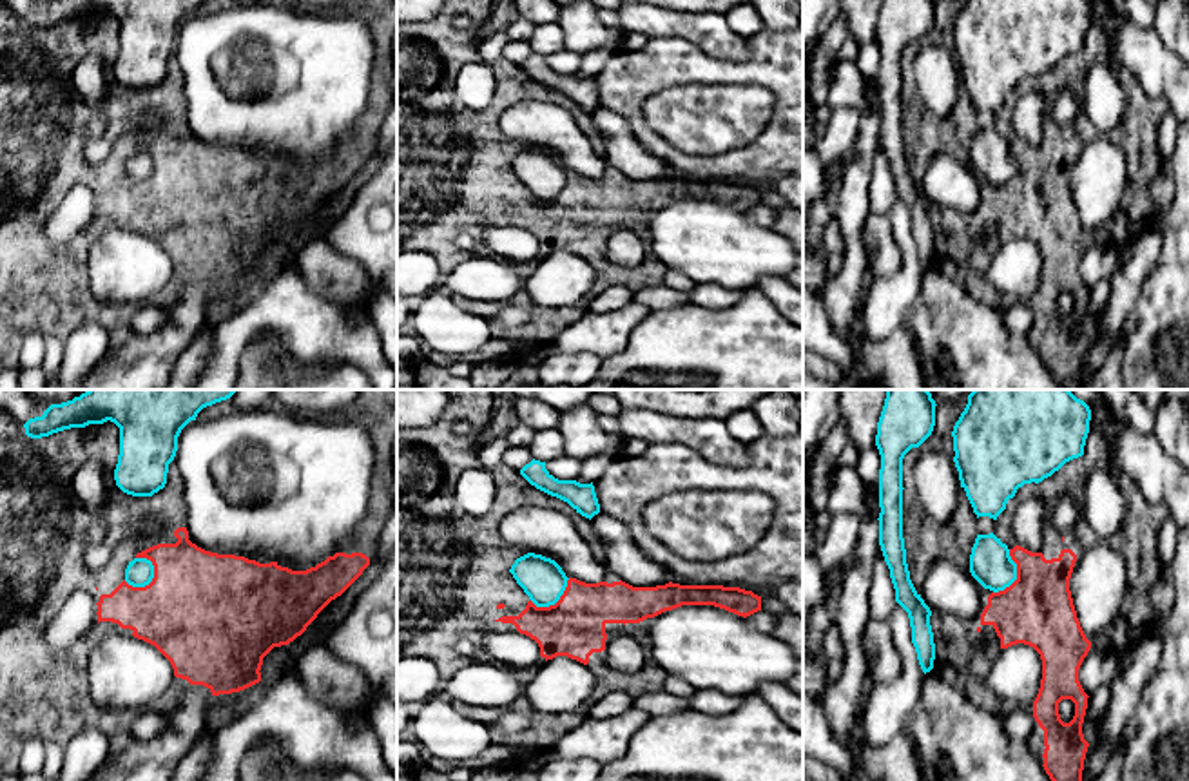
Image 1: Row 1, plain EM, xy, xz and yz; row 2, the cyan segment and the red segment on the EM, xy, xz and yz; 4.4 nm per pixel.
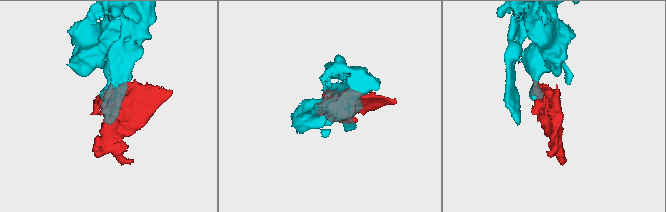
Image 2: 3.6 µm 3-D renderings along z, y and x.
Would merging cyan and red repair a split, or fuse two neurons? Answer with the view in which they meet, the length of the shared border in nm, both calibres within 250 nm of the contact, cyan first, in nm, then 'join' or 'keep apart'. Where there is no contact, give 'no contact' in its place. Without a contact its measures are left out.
contact in xy; length 160 nm; calibres 120 and 480 nm; keep apart

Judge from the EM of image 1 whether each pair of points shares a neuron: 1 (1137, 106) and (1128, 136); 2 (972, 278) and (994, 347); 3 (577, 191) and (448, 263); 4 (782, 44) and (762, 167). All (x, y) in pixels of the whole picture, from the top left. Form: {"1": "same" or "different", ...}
{"1": "same", "2": "different", "3": "same", "4": "same"}

